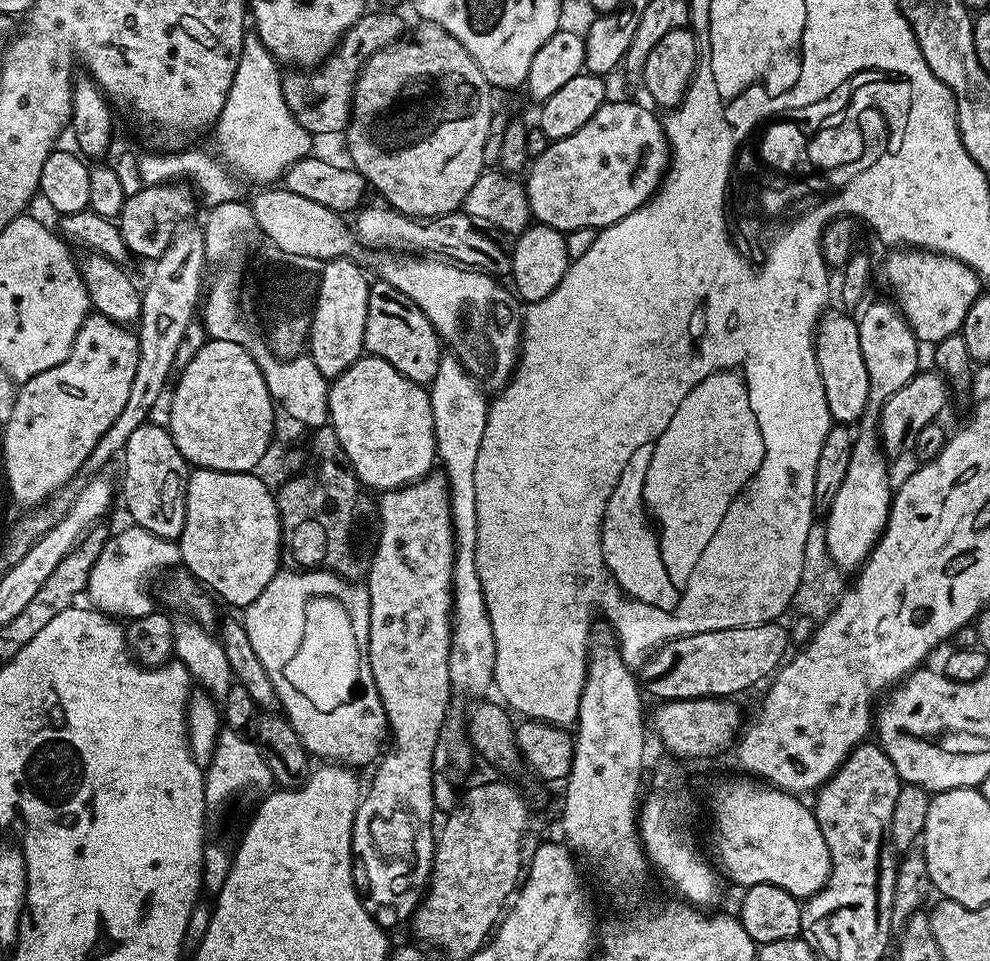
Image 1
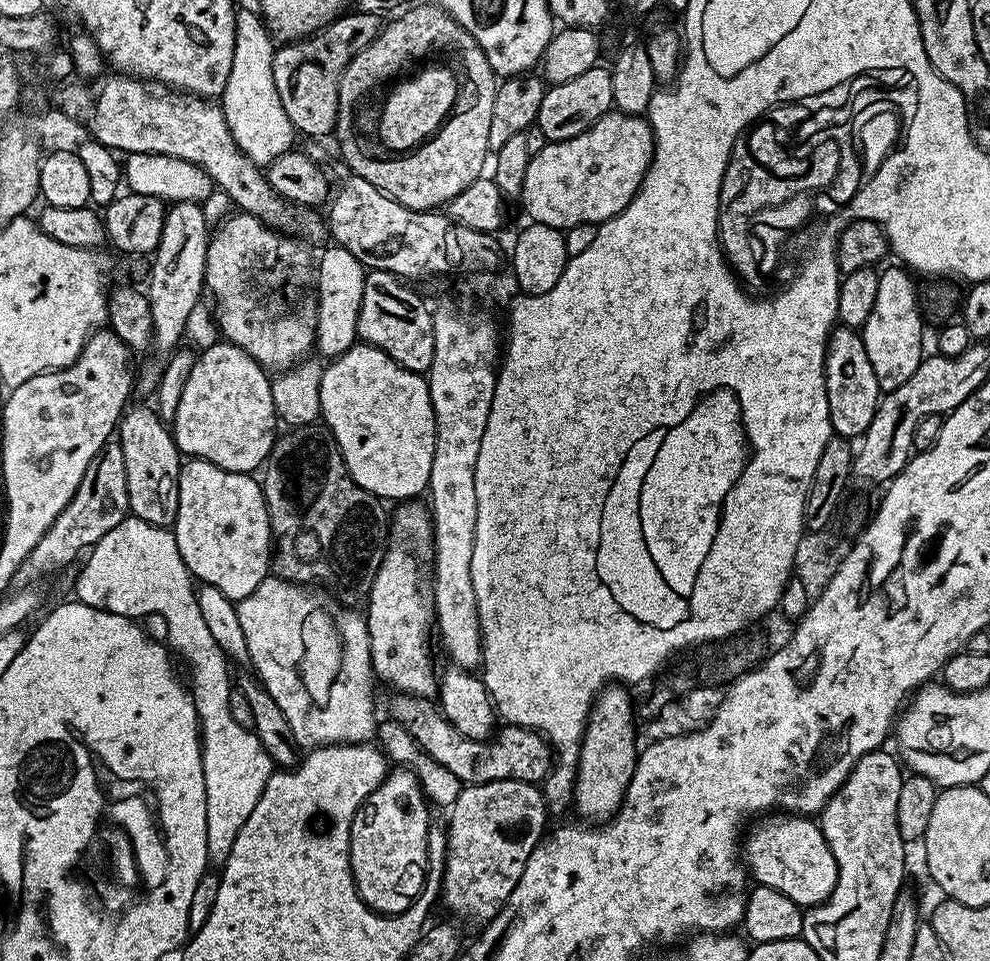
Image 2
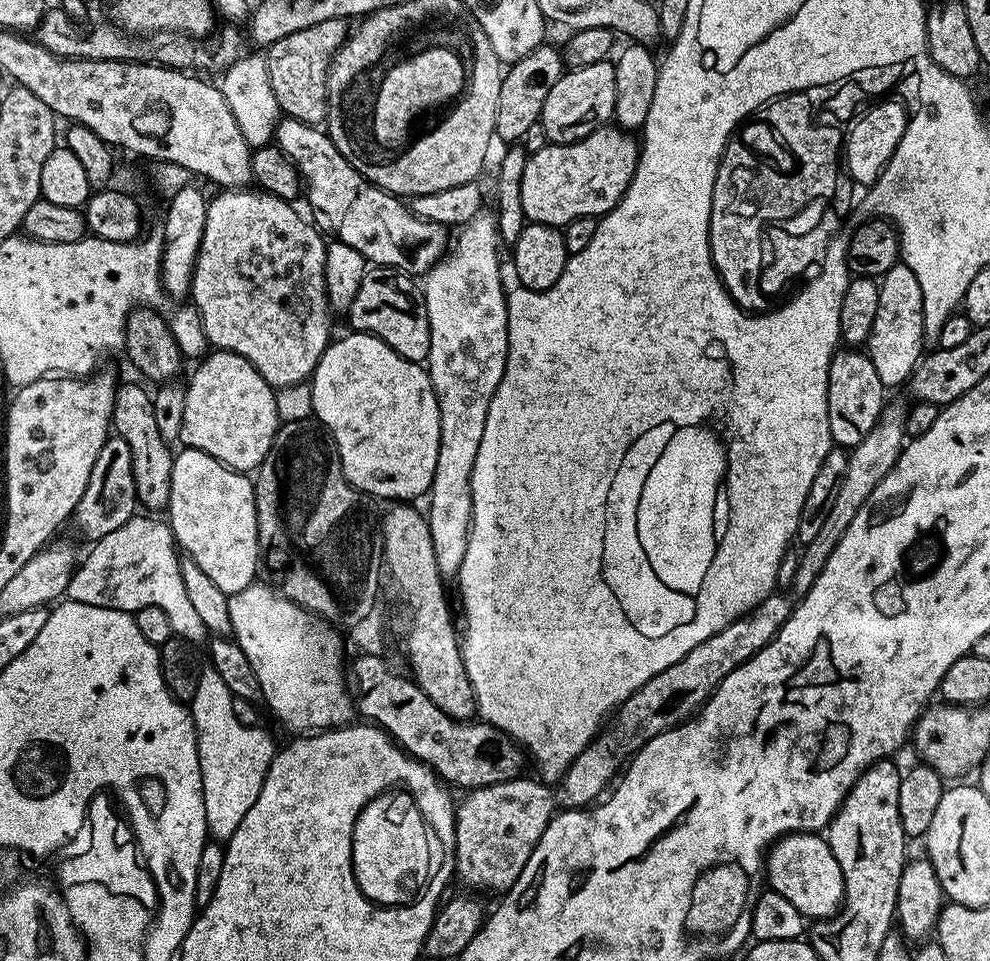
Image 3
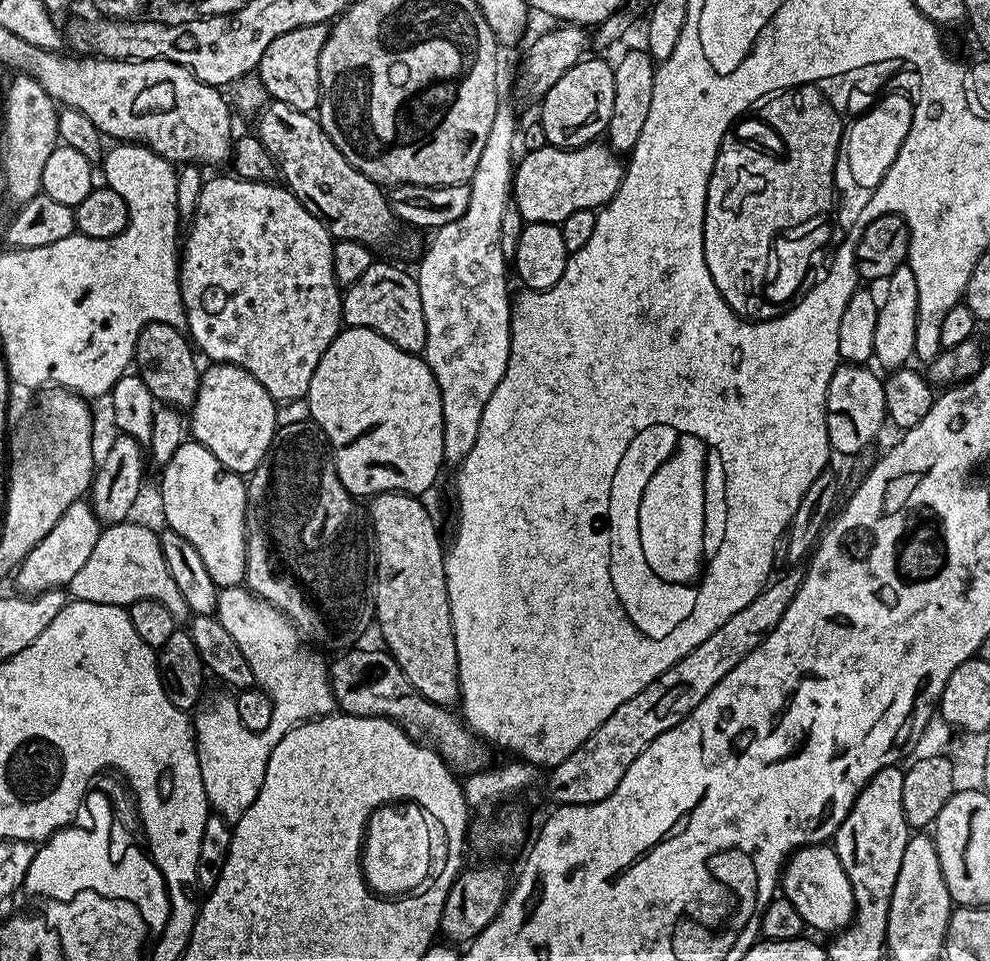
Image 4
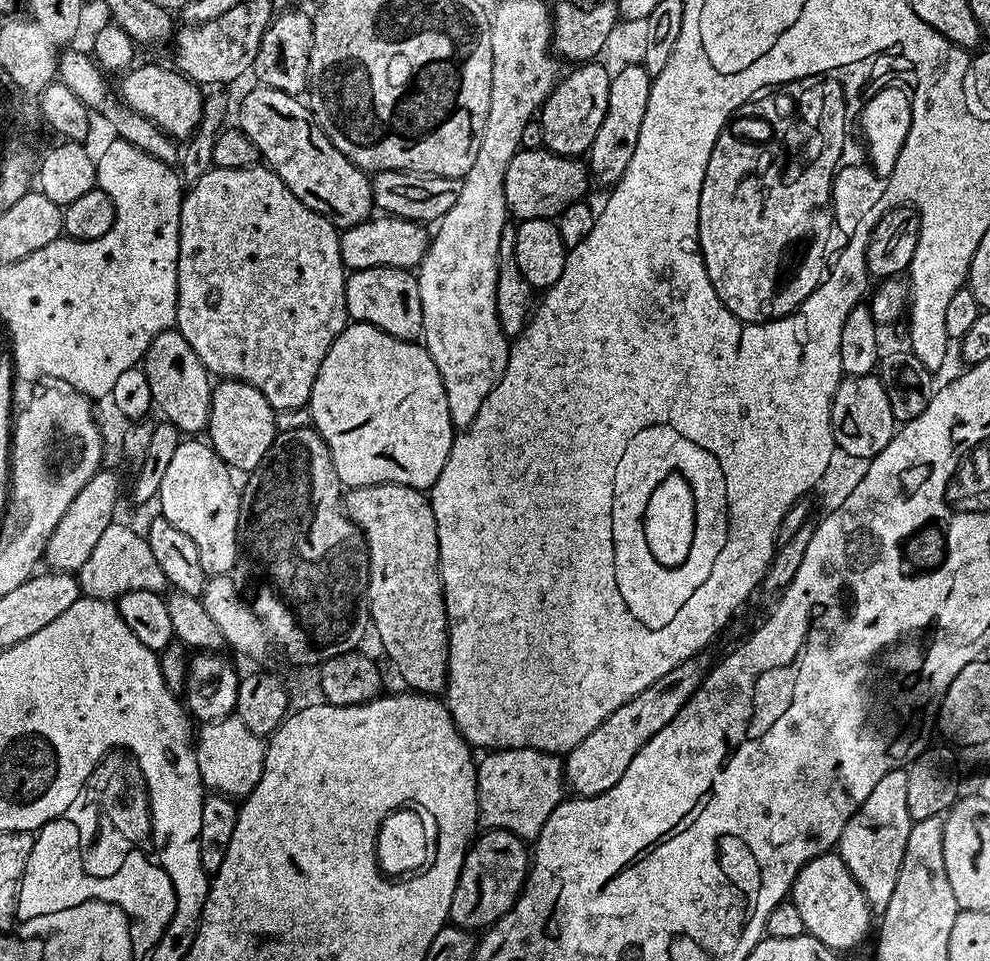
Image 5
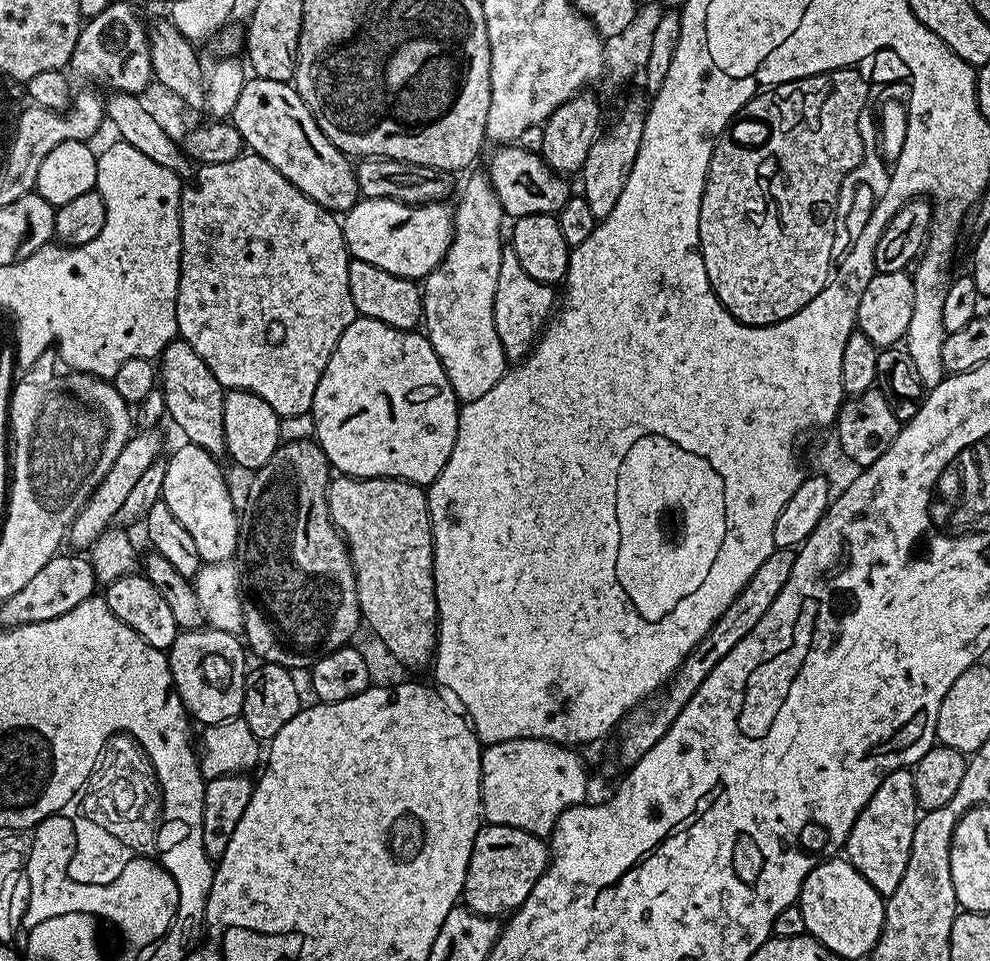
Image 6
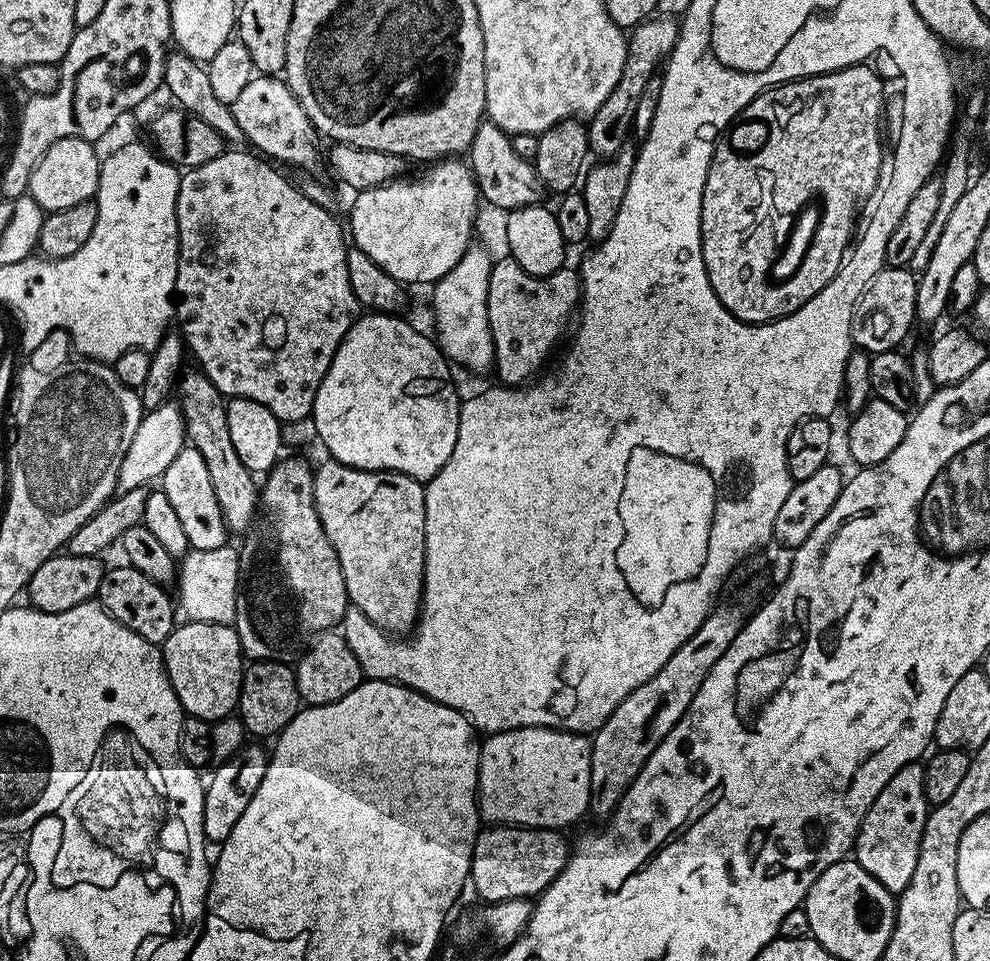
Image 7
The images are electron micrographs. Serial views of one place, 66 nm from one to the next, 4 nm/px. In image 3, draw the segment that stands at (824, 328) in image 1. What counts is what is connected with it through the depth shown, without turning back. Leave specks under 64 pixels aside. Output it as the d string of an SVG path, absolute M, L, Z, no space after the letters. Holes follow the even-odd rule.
M860 350L837 351L828 367L828 417L833 445L851 450L866 438L866 434L878 422L880 411L884 409L884 393L886 387L882 379L878 378L868 355Z

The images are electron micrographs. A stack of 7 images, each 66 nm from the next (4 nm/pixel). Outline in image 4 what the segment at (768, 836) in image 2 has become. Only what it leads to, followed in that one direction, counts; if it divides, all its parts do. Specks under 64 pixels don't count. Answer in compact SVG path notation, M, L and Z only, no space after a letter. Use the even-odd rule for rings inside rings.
M827 843L814 844L811 848L799 848L788 857L782 873L782 896L802 914L809 929L835 934L848 927L852 920L854 894L846 870L838 858L835 847Z

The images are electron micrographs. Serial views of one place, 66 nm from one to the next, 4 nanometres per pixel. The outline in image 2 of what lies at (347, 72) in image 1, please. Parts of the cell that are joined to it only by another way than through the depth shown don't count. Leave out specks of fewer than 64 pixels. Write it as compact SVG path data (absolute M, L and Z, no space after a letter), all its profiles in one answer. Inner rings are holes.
M349 11L341 14L321 28L319 32L302 40L285 43L277 47L274 56L274 86L278 90L278 98L282 98L282 110L286 110L286 118L290 118L293 129L304 136L321 138L331 136L336 131L336 111L338 110L338 90L340 79L346 66L358 55L360 51L380 33L382 27L381 17L374 12Z

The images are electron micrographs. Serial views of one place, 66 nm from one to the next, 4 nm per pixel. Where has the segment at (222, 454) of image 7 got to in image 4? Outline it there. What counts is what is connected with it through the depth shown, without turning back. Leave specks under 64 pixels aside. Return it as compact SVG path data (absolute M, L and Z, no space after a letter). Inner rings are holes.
M148 324L138 334L133 361L139 369L138 375L149 387L156 402L181 410L191 409L200 389L201 369L196 369L196 356L189 337L181 329L169 324Z

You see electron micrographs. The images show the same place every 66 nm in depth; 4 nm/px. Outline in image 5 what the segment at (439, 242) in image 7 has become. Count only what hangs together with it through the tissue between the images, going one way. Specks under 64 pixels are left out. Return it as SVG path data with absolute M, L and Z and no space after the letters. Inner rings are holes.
M387 214L369 218L353 228L340 232L340 253L345 269L406 268L415 269L428 252L430 232L423 223L403 220ZM377 219L377 220L376 220Z

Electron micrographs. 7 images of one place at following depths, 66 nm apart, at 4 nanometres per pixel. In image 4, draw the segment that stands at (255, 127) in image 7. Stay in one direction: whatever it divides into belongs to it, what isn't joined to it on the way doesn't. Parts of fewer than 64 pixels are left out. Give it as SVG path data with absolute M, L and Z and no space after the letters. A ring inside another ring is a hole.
M272 100L259 109L259 116L260 121L254 128L255 135L260 137L266 150L276 159L282 180L284 176L283 183L296 195L298 202L302 202L302 206L310 210L310 214L314 214L323 222L333 238L377 246L376 244L390 239L395 234L398 221L391 206L388 205L385 189L370 178L366 178L366 174L362 174L354 166L350 166L350 162L340 153L338 146L330 142L330 138L324 133L324 127L315 115L299 112L282 102Z

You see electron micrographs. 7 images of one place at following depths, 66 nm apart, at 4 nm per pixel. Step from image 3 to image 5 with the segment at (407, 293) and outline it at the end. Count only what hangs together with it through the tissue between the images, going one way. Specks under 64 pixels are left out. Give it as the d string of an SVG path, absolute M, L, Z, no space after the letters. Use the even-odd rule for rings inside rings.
M361 268L347 273L346 306L349 321L369 324L394 338L419 341L423 330L422 300L417 277L406 268Z

